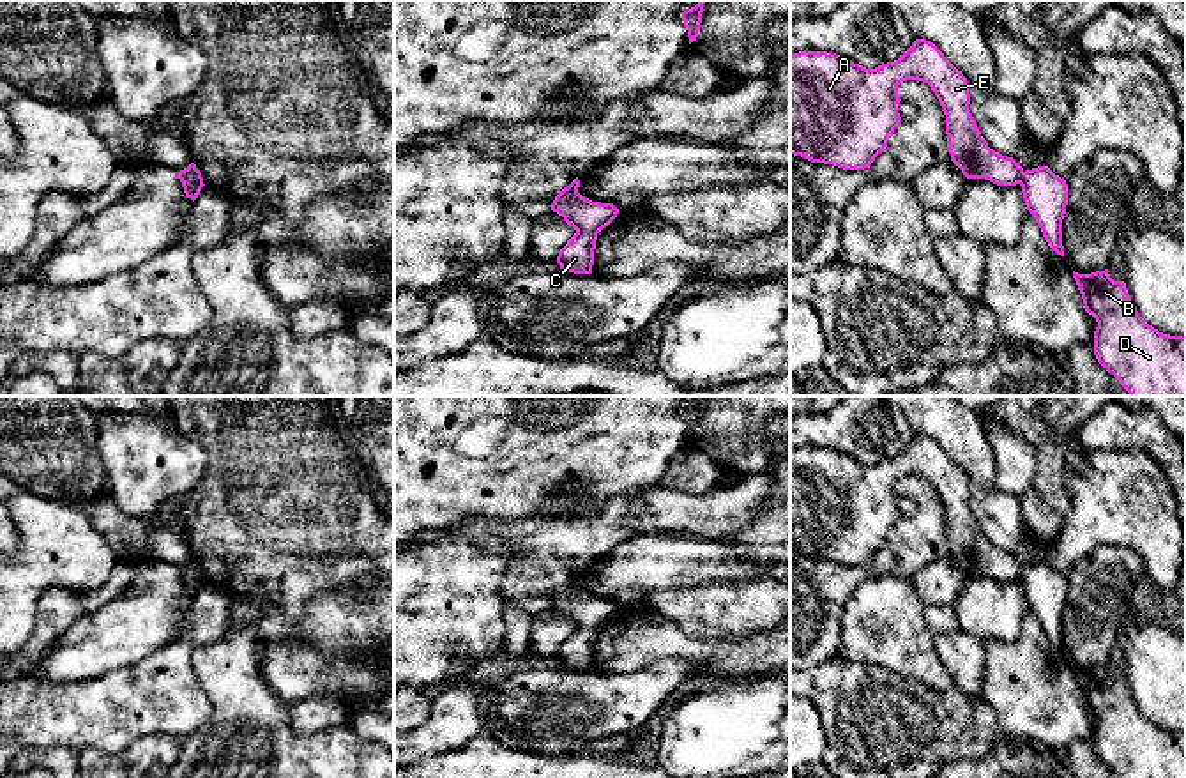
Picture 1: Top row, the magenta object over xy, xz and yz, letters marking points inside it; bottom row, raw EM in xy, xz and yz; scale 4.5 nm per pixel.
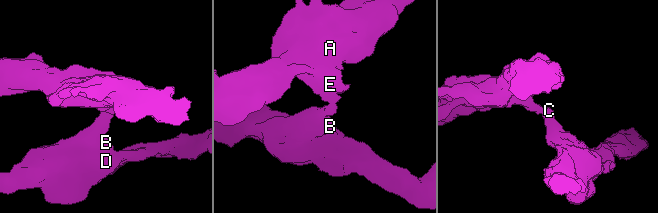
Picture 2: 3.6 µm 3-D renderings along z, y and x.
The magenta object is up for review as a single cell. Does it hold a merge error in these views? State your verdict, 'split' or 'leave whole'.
split

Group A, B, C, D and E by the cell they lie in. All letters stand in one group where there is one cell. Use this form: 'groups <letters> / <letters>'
groups A E / B C D

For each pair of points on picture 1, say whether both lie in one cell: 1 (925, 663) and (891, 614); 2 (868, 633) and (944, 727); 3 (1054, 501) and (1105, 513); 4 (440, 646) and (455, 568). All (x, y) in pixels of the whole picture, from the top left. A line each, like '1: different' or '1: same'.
1: same
2: different
3: different
4: same

